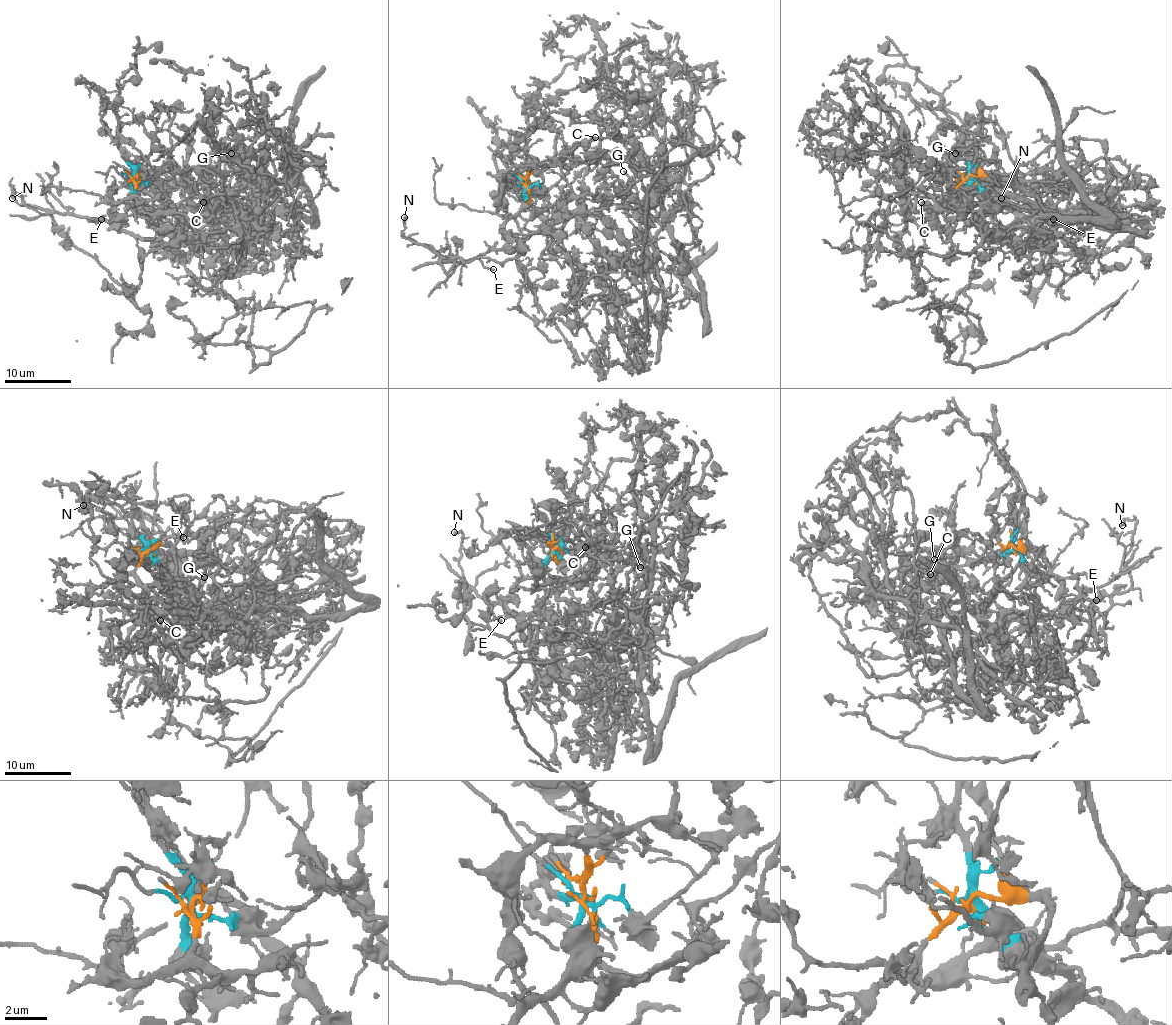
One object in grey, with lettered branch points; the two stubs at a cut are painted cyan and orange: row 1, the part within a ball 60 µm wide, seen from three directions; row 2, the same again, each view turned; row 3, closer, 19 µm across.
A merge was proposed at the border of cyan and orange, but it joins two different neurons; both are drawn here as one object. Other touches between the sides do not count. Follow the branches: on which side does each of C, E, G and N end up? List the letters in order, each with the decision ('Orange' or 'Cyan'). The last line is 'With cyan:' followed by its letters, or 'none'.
C: Orange
E: Cyan
G: Orange
N: Cyan
With cyan: E, N

